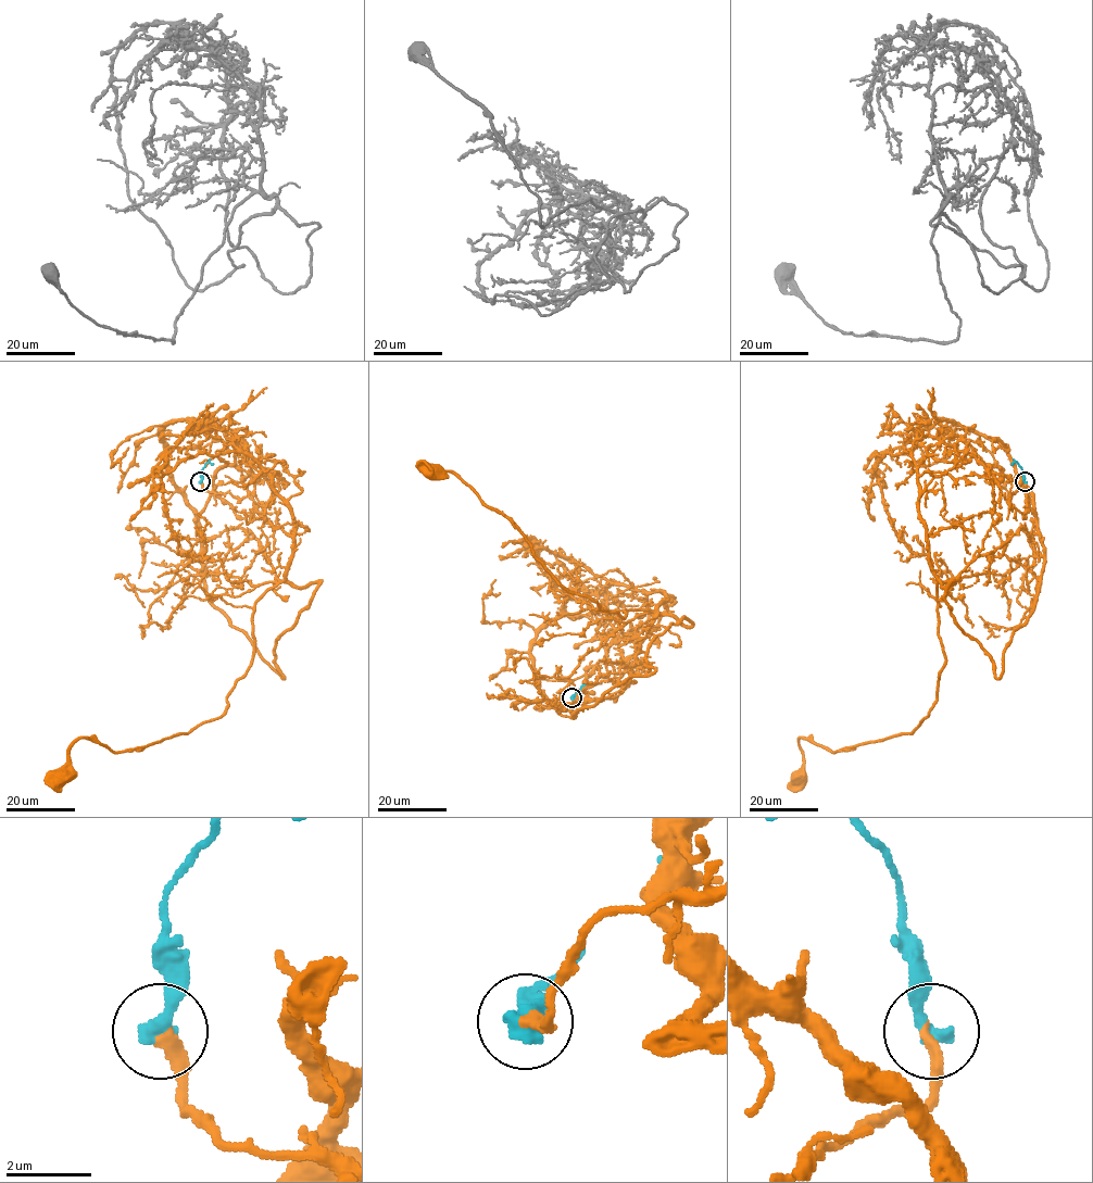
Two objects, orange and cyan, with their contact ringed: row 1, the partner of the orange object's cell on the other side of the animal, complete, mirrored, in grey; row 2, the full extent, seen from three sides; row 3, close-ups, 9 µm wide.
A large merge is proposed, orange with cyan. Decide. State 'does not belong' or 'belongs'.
belongs

